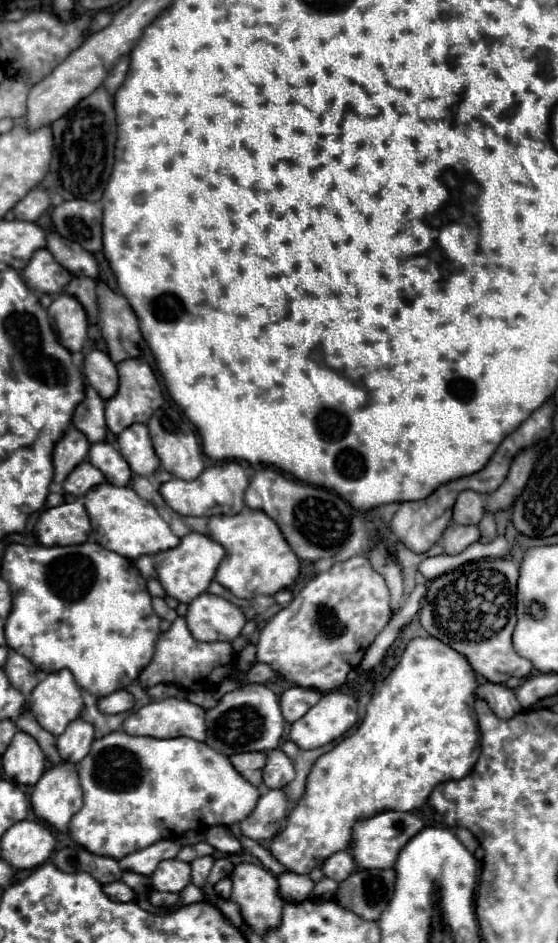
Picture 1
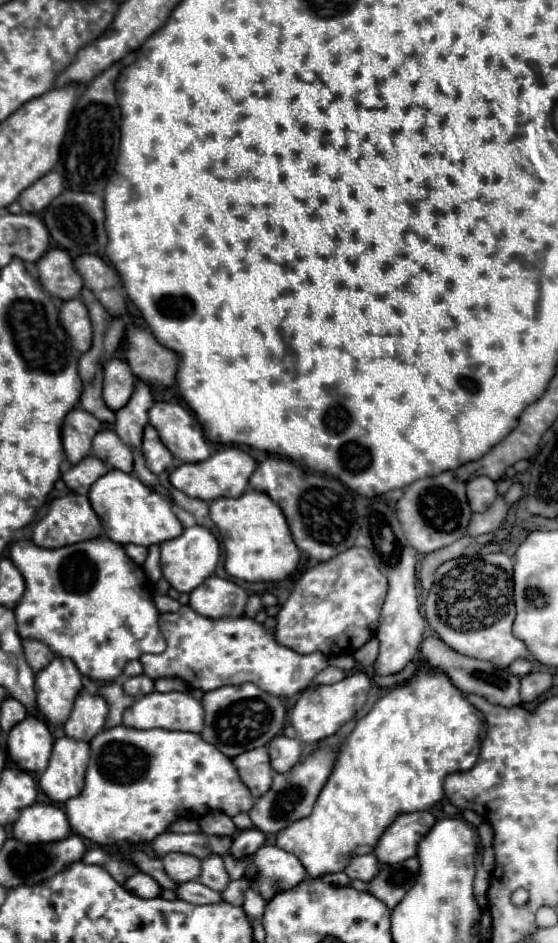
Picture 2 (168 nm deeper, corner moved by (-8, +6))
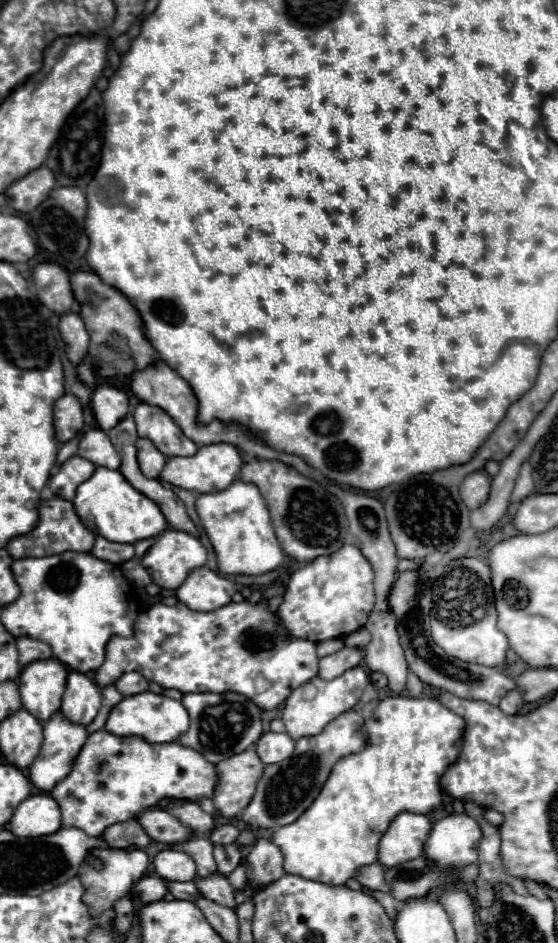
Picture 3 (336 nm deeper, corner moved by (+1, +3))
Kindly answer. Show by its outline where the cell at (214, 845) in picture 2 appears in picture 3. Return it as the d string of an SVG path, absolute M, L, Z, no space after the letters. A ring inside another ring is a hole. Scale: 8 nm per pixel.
M222 824L222 826L218 826L218 828L214 828L214 830L210 832L208 840L210 840L212 844L228 846L228 844L232 844L232 842L236 840L236 836L238 836L238 828L236 828L234 824Z

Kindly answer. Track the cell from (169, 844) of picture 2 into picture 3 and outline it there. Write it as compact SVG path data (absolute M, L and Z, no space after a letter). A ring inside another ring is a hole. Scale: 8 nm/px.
M190 836L184 842L176 842L170 844L170 848L174 850L182 850L186 854L190 854L198 866L198 874L206 876L206 874L214 874L216 872L216 862L212 858L212 842L204 836Z

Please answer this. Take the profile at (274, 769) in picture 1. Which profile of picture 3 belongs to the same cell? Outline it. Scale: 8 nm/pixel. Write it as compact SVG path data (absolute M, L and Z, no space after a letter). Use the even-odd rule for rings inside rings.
M266 732L256 744L256 752L264 764L276 764L294 752L294 740L288 734L276 734L276 732Z

